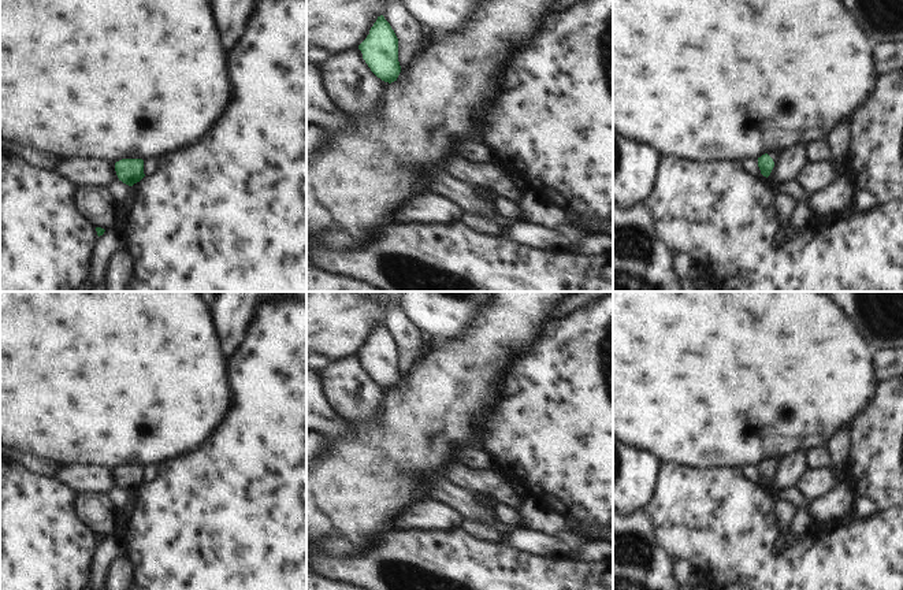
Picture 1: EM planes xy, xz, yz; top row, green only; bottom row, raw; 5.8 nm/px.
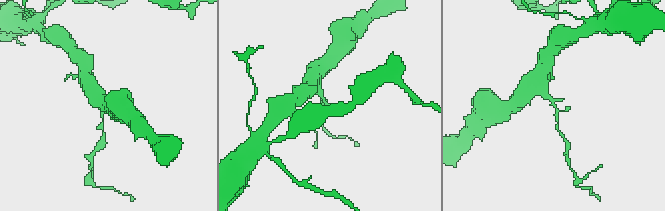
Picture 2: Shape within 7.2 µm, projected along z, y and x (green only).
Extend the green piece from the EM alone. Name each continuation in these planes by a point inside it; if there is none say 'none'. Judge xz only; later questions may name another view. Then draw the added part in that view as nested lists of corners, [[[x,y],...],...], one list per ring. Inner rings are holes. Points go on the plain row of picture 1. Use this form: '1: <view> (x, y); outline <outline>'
none

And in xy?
none

